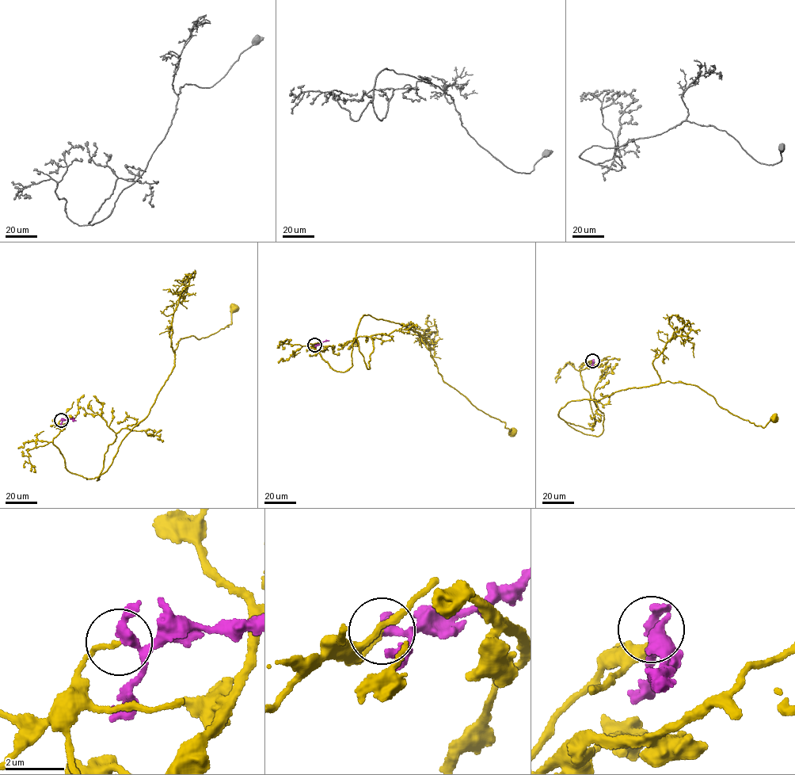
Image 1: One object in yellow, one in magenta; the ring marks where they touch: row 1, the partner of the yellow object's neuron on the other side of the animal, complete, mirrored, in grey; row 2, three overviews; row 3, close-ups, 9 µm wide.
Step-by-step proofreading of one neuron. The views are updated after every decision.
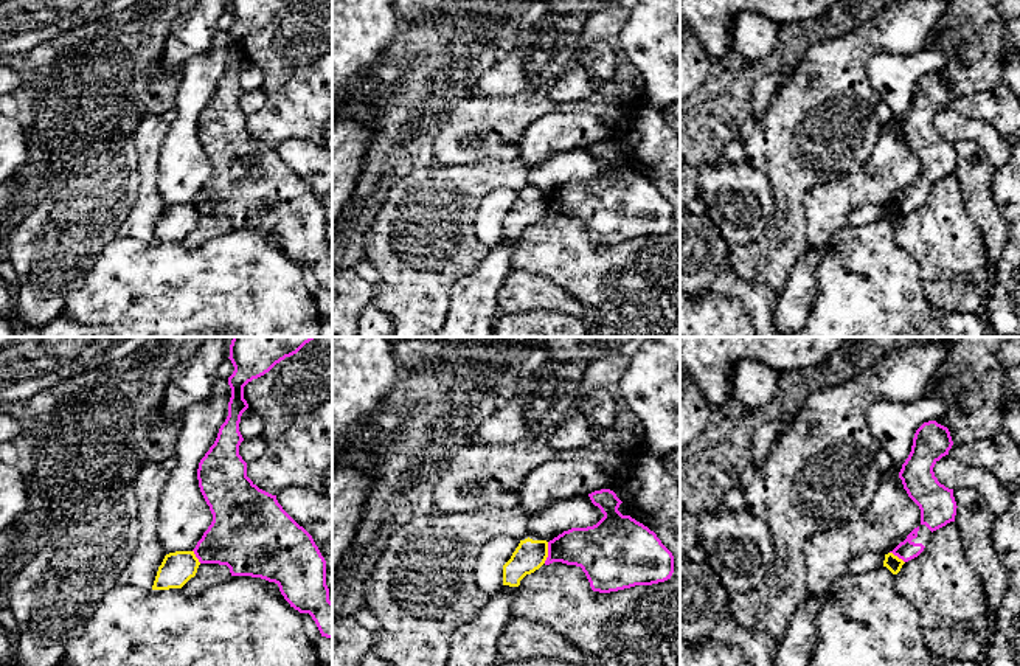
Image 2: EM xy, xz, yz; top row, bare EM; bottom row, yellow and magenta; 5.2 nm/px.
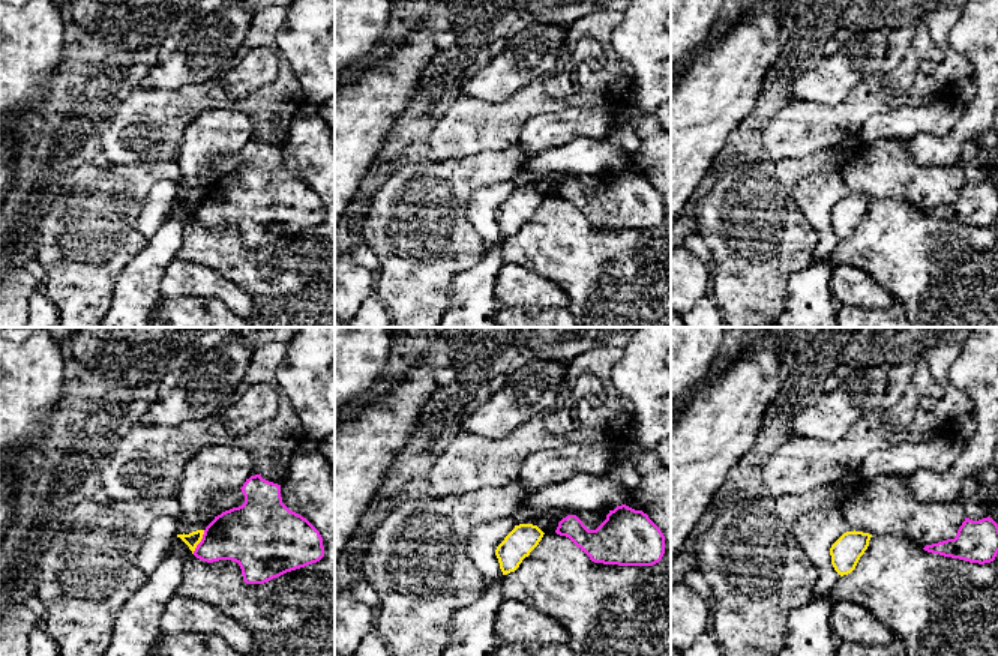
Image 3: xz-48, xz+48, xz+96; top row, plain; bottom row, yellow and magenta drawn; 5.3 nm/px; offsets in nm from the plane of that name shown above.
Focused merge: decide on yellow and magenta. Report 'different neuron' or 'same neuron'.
different neuron

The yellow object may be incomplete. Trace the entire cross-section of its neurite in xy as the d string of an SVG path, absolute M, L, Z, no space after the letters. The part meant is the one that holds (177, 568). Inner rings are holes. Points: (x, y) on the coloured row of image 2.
M175 551L165 556L158 567L152 590L182 588L196 576L200 562L194 551Z

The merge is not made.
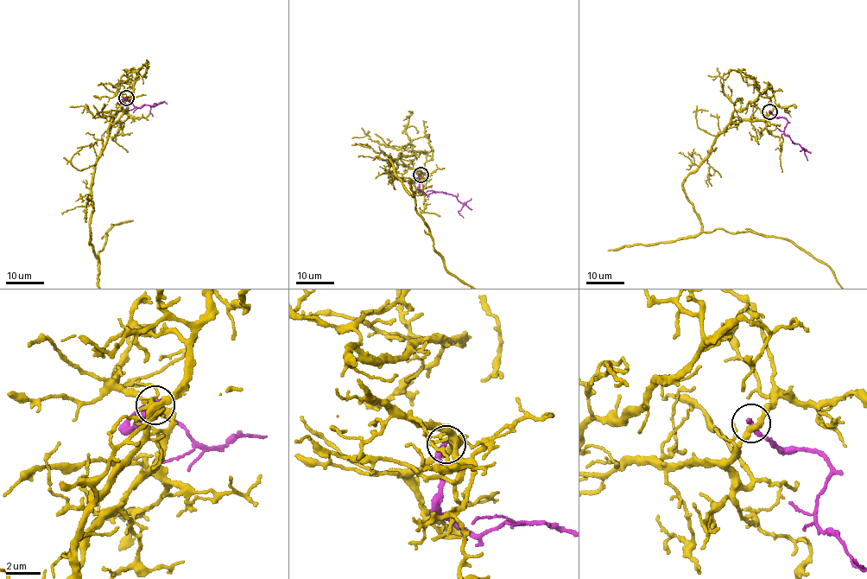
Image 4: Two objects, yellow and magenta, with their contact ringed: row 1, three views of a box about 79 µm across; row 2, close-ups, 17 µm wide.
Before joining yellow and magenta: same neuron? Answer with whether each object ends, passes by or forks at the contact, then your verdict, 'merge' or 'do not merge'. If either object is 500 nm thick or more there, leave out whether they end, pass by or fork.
yellow passes by; magenta ends there; do not merge

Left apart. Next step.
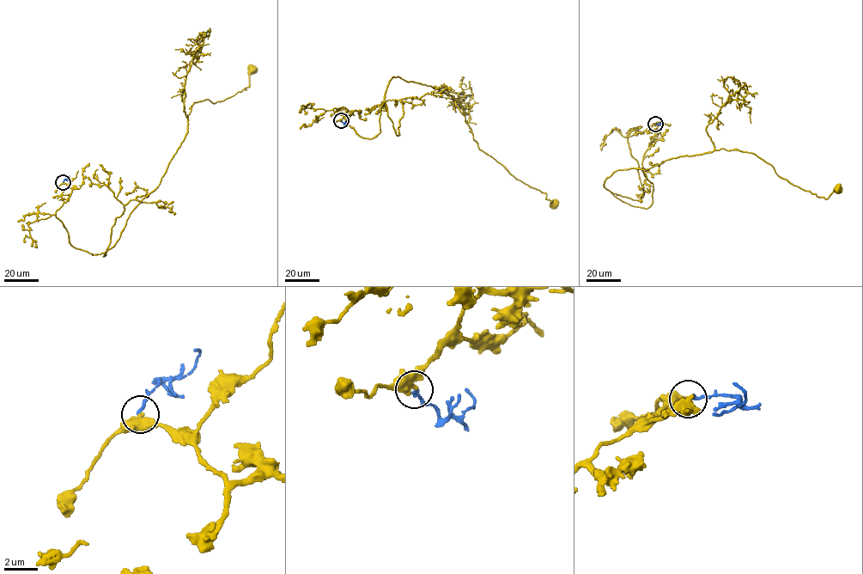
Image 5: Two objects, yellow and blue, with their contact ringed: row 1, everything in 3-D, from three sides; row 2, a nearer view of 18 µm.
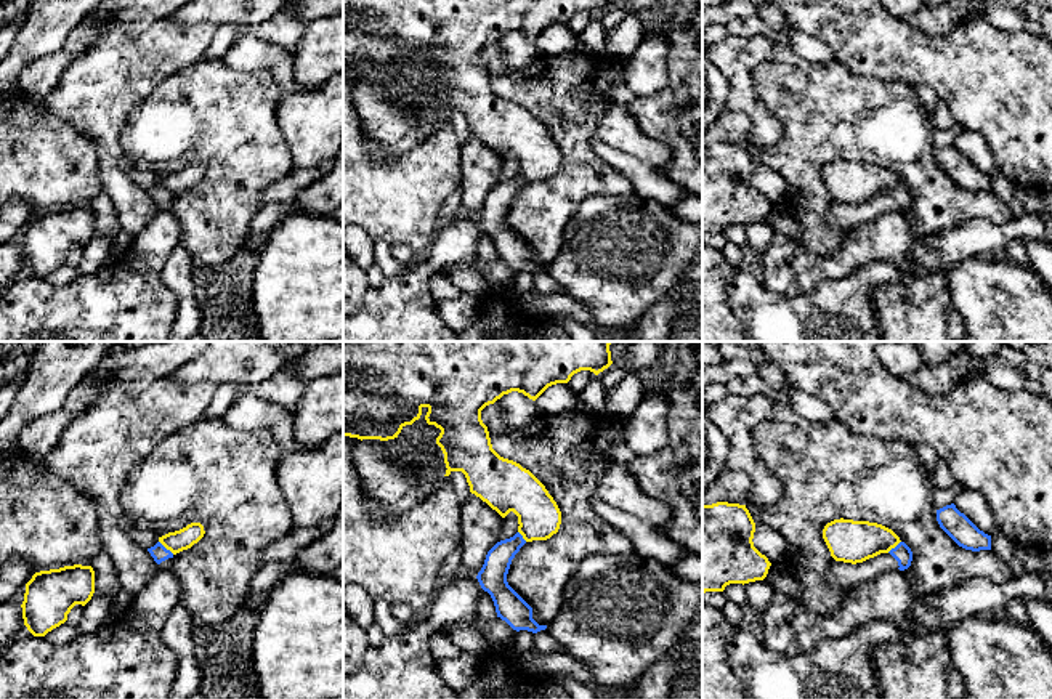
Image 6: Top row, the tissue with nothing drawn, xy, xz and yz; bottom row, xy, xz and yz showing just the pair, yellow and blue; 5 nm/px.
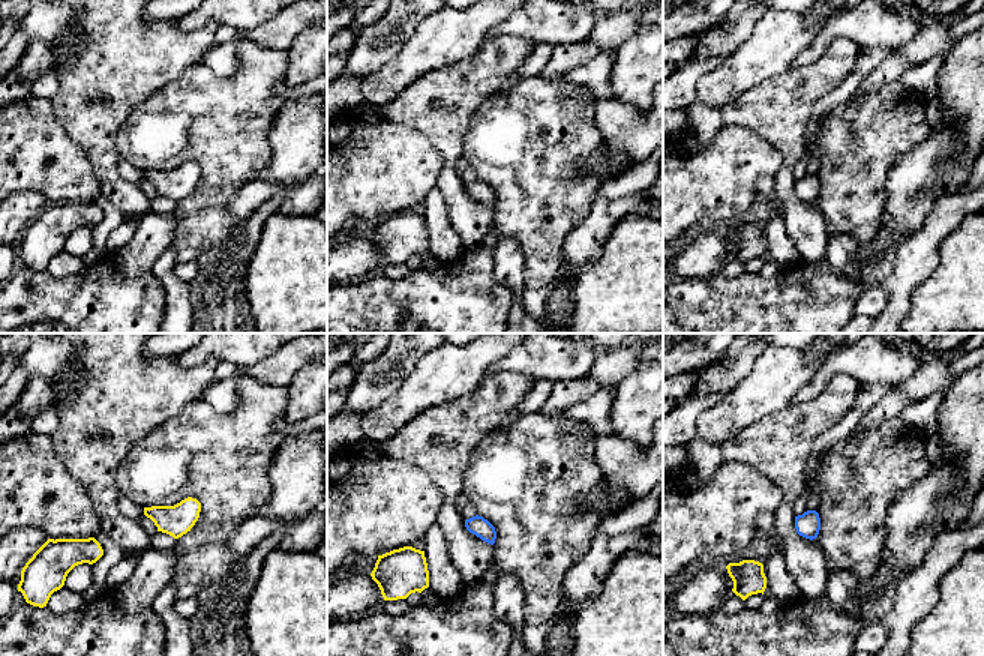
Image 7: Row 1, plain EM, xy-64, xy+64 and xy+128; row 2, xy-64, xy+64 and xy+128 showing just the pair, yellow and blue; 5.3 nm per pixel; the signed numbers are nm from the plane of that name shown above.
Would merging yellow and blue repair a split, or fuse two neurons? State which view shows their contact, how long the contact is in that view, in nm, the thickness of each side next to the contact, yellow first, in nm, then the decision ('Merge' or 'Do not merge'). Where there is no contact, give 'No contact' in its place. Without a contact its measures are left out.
Touches yellow in xy. Shared border 100 nm. Thickness 110 nm (yellow) against 80 nm. Do not merge

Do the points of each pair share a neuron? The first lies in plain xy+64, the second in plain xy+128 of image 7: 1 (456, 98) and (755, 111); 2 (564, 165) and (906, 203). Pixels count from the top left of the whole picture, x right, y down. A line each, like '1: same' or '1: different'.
1: same
2: different

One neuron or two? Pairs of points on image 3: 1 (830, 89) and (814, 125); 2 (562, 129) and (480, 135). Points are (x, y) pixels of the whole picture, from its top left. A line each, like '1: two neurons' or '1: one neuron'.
1: two neurons
2: two neurons

